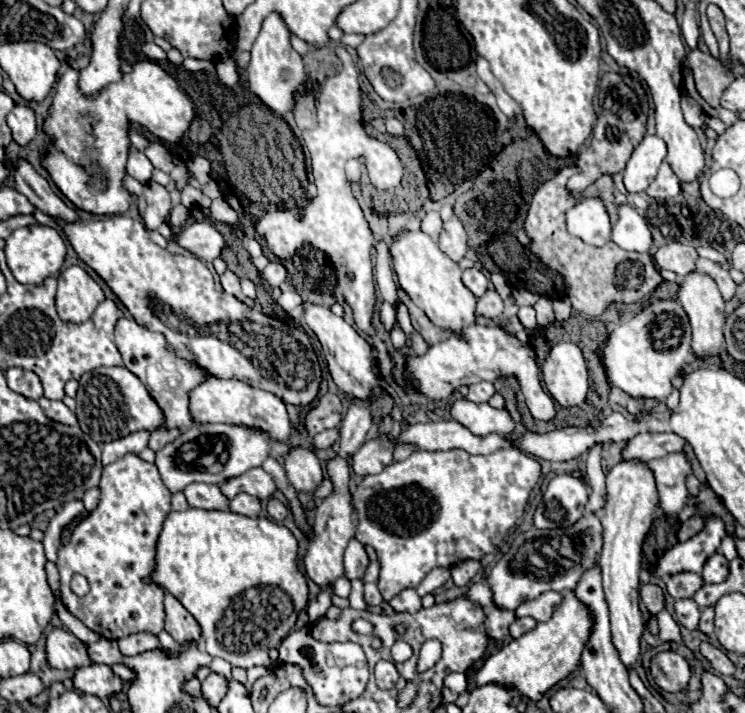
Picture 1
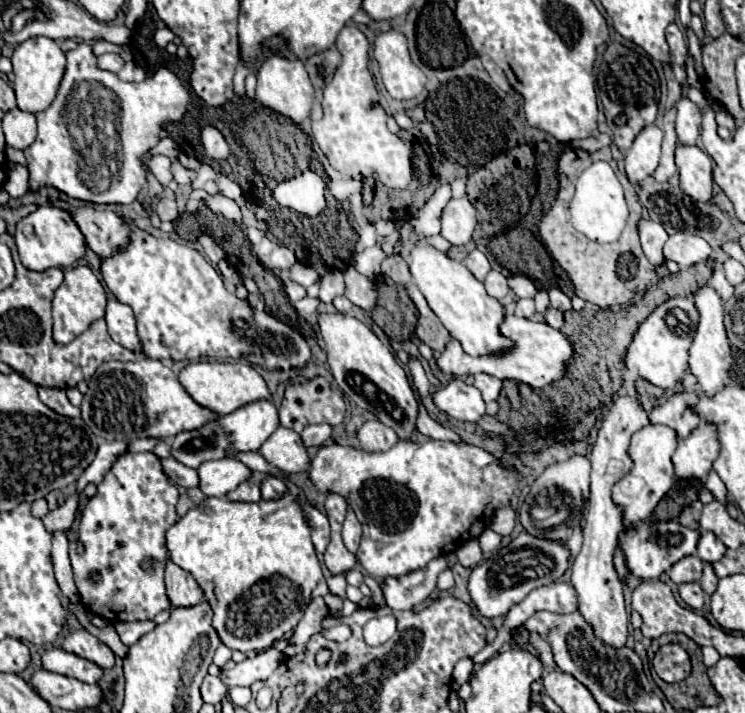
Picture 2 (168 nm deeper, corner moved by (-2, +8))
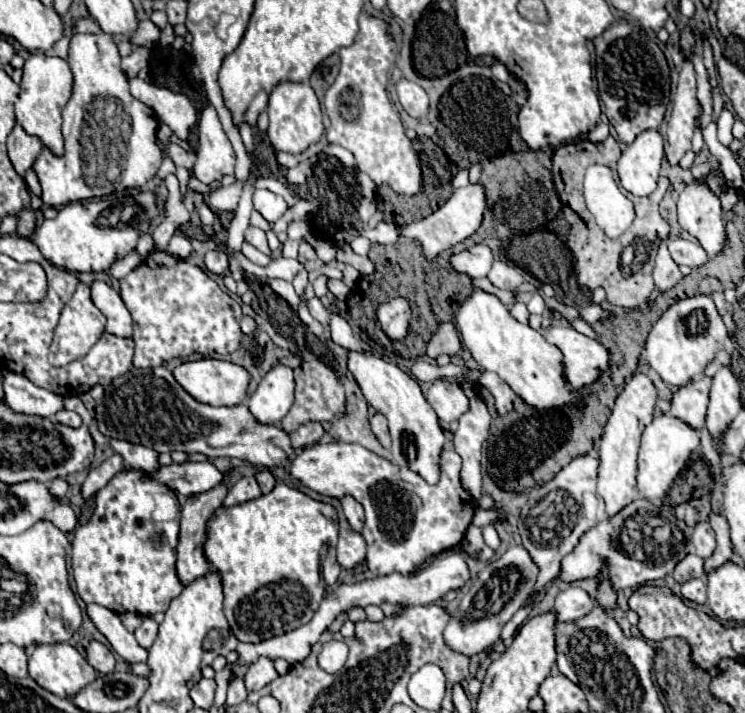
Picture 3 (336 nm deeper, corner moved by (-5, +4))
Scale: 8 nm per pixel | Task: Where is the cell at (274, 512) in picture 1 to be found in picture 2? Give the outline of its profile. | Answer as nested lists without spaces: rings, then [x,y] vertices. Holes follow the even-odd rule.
[[[268,476],[262,482],[260,490],[262,490],[262,500],[276,500],[276,498],[282,498],[284,494],[288,494],[284,480],[278,478],[278,476]]]

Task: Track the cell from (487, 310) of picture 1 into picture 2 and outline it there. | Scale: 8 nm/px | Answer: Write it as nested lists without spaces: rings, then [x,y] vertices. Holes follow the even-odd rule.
[[[494,270],[486,276],[484,286],[486,286],[488,296],[492,296],[492,298],[496,298],[496,300],[502,300],[502,298],[508,294],[508,282],[506,282],[506,278],[504,278],[502,274],[494,272]]]

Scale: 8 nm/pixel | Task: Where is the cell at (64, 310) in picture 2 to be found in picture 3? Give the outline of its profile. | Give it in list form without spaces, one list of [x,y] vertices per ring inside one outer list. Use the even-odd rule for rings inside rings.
[[[79,284],[73,298],[71,298],[71,302],[61,312],[61,320],[59,320],[57,328],[55,328],[55,336],[53,336],[53,342],[51,342],[49,362],[53,366],[67,366],[69,362],[83,358],[91,350],[91,346],[99,340],[99,336],[103,332],[105,332],[105,316],[93,304],[93,300],[89,296],[89,286]]]

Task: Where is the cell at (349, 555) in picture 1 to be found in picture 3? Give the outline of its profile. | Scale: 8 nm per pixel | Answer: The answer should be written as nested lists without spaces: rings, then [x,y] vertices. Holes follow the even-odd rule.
[[[343,496],[343,498],[341,498],[341,506],[343,506],[343,514],[345,514],[345,518],[349,520],[351,528],[353,528],[355,532],[361,532],[361,530],[363,530],[363,522],[365,522],[363,506],[361,506],[353,496]]]

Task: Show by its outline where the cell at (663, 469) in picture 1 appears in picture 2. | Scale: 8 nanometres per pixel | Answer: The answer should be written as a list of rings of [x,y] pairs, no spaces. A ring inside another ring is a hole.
[[[704,424],[696,428],[688,438],[678,442],[676,452],[672,454],[674,478],[676,480],[704,480],[710,472],[714,456],[718,456],[718,442],[714,428]]]

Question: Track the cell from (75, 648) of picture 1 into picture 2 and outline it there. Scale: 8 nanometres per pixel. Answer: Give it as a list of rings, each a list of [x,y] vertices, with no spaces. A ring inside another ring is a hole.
[[[84,628],[68,632],[64,636],[62,650],[72,652],[72,654],[76,654],[80,658],[90,660],[90,662],[96,662],[100,668],[112,668],[114,660],[116,660],[114,652]]]

